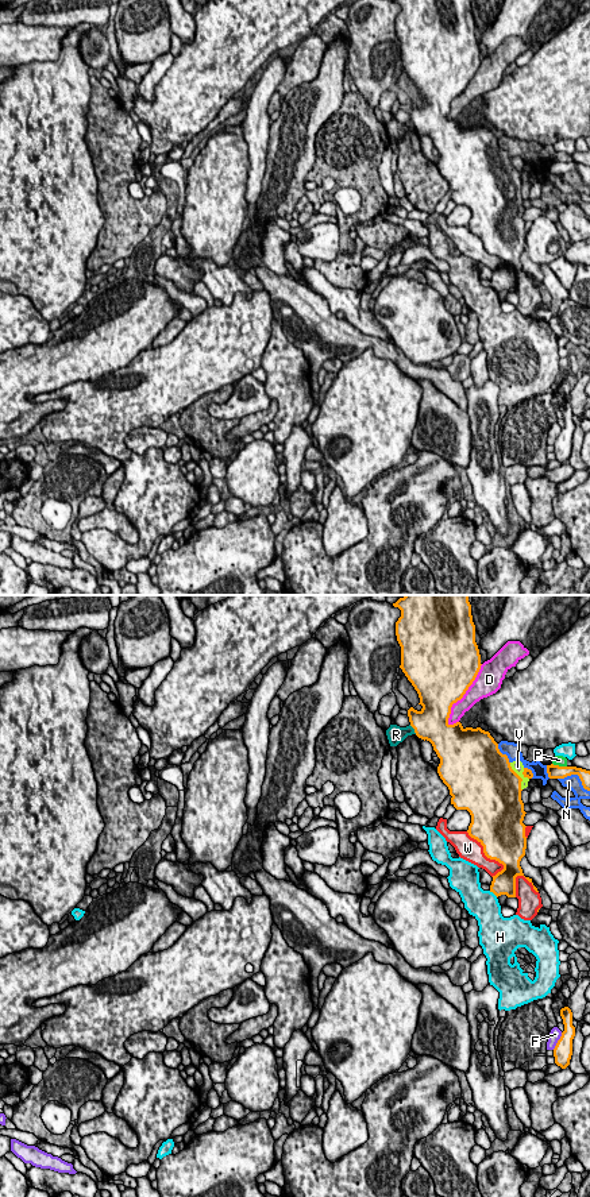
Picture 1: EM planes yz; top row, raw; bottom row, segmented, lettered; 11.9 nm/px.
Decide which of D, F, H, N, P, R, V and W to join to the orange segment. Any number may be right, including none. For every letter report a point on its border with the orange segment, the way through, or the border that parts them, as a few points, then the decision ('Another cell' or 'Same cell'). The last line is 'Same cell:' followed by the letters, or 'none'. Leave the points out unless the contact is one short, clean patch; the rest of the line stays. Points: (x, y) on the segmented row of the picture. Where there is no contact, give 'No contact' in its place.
D: Touches orange at yz (463, 694). Another cell
F: Touches orange at yz (558, 1041). Another cell
H: Touches orange at yz (493, 892). Another cell
N: Touches orange at yz (577, 773). Another cell
P: Touches orange at yz (558, 765). Boundary: yz (552, 763), (566, 767). Another cell
R: Touches orange at yz (413, 728). Boundary: yz (409, 725), (416, 733). Another cell
V: Touches orange at yz (519, 776). Another cell
W: Touches orange at yz (488, 857). Another cell
Same cell: none

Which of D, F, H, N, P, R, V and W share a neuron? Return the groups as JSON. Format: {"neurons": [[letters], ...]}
{"neurons": [["D"], ["F"], ["H"], ["N"], ["P"], ["R"], ["V"], ["W"]]}

